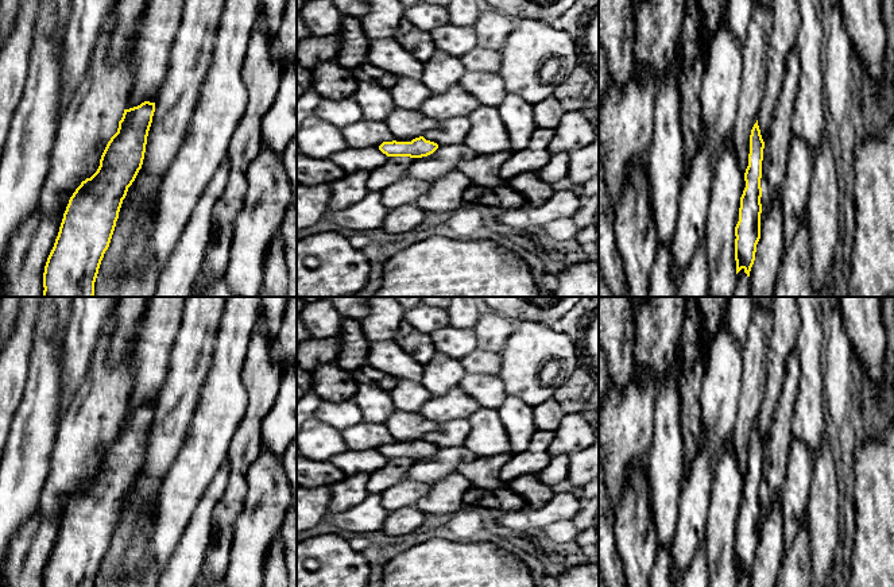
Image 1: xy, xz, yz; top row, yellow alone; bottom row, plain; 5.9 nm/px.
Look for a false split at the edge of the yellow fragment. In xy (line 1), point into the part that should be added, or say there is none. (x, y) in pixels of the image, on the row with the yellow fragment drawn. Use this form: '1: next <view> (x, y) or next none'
1: next none

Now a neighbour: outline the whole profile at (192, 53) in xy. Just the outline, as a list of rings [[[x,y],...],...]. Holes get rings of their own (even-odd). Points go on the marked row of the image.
[[[185,0],[170,69],[155,101],[143,165],[123,200],[93,297],[152,297],[155,293],[159,267],[151,239],[138,264],[125,273],[120,266],[139,220],[143,216],[156,220],[163,178],[187,132],[213,59],[222,5],[224,0]]]

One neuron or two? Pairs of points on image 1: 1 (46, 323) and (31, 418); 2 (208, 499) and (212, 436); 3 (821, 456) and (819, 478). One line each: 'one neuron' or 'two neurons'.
1: one neuron
2: two neurons
3: one neuron

